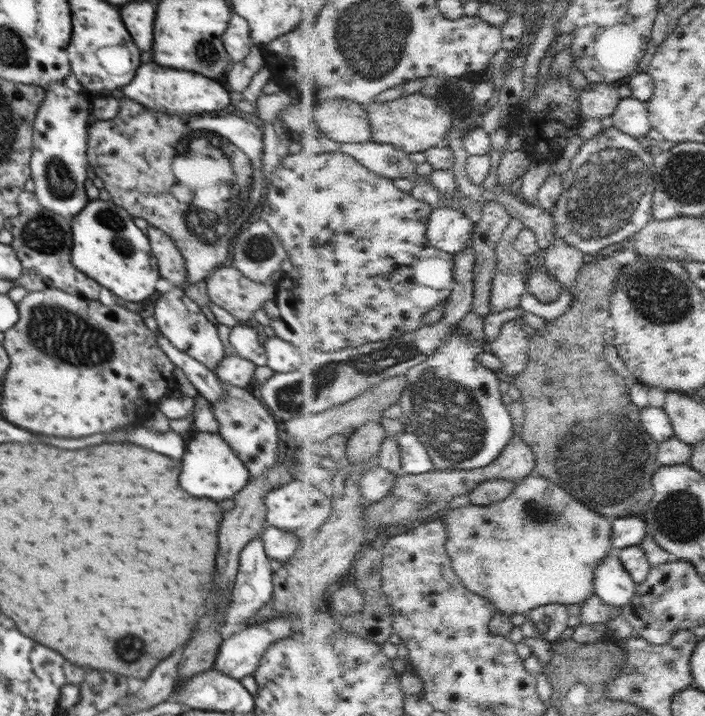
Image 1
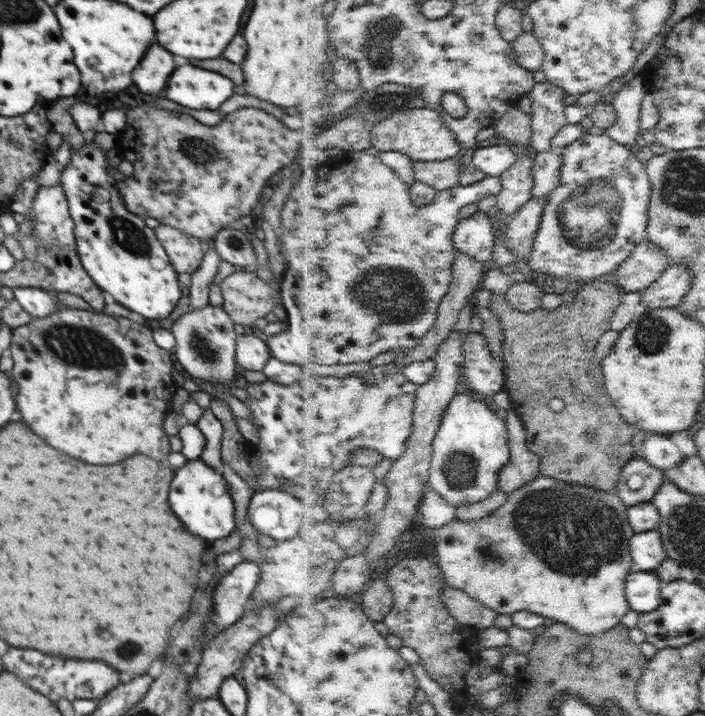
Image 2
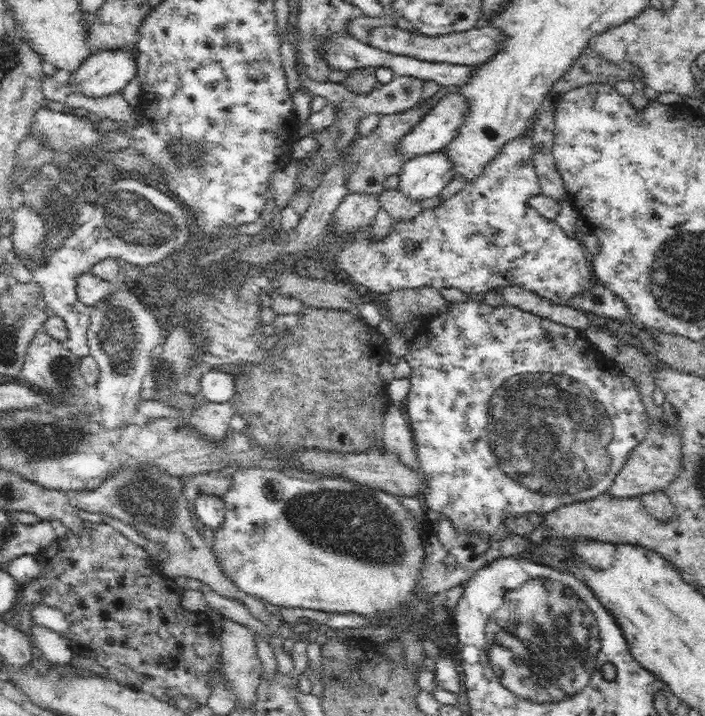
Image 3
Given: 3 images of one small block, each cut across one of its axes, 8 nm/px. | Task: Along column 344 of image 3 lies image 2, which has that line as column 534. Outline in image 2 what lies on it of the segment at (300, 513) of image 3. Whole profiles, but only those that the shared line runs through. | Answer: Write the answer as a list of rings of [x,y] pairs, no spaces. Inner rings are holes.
[[[541,475],[534,482],[526,485],[525,488],[512,493],[505,506],[486,518],[473,520],[472,522],[457,518],[454,522],[442,528],[430,527],[425,529],[425,532],[427,533],[426,542],[433,544],[436,552],[438,552],[437,557],[441,568],[445,572],[447,584],[469,592],[474,598],[481,600],[499,614],[513,615],[521,611],[533,610],[533,612],[544,617],[573,626],[580,634],[603,634],[617,628],[624,620],[624,616],[632,609],[627,595],[627,584],[630,573],[636,568],[635,558],[630,546],[631,541],[636,537],[636,532],[630,524],[629,507],[618,494],[614,496],[610,492],[603,492],[596,487],[571,483],[570,481],[560,481]]]

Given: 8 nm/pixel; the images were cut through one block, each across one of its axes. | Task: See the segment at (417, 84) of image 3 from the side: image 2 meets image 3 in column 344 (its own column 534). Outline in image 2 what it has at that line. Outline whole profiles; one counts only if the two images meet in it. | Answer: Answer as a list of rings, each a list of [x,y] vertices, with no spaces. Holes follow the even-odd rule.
[[[550,81],[540,82],[531,92],[533,104],[533,149],[540,152],[552,151],[554,140],[569,123],[566,96],[569,92]]]

